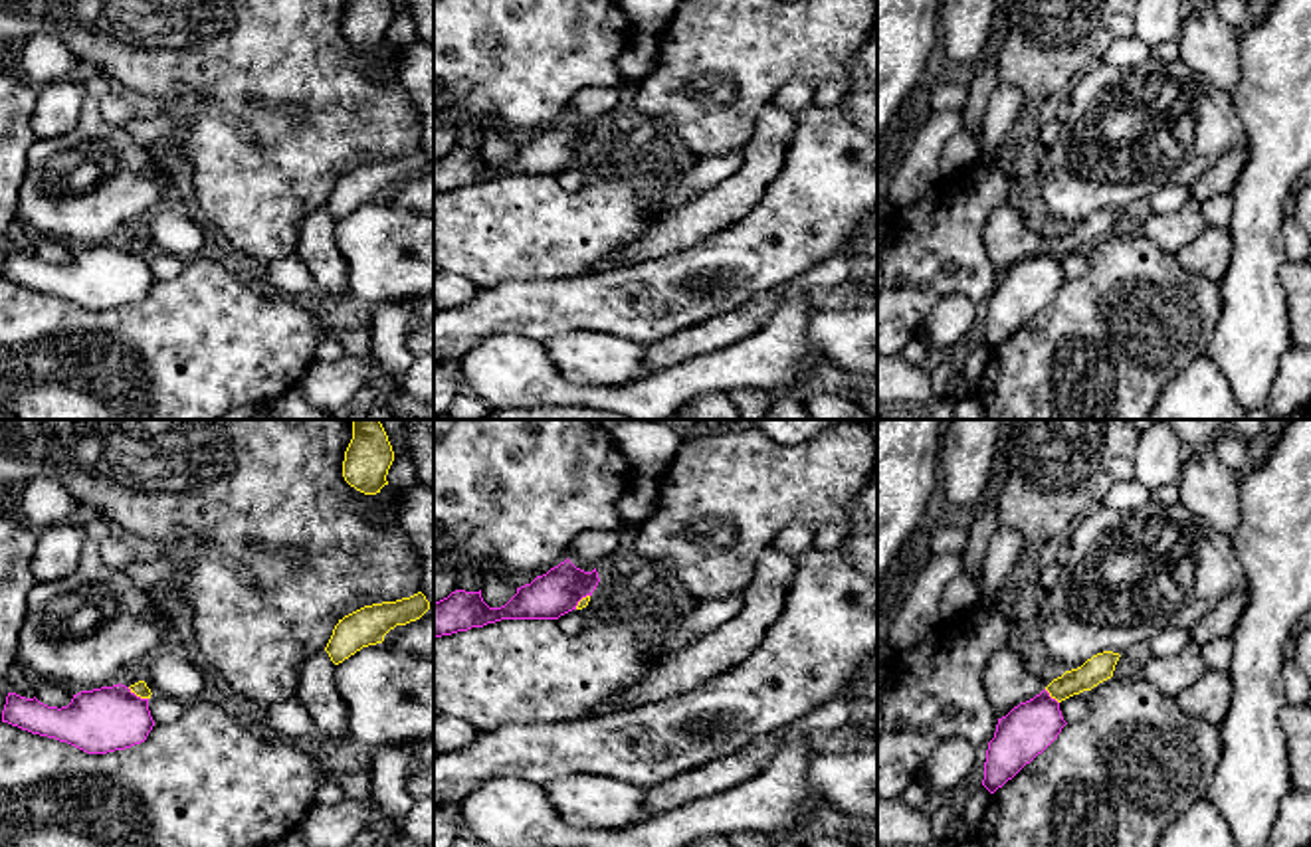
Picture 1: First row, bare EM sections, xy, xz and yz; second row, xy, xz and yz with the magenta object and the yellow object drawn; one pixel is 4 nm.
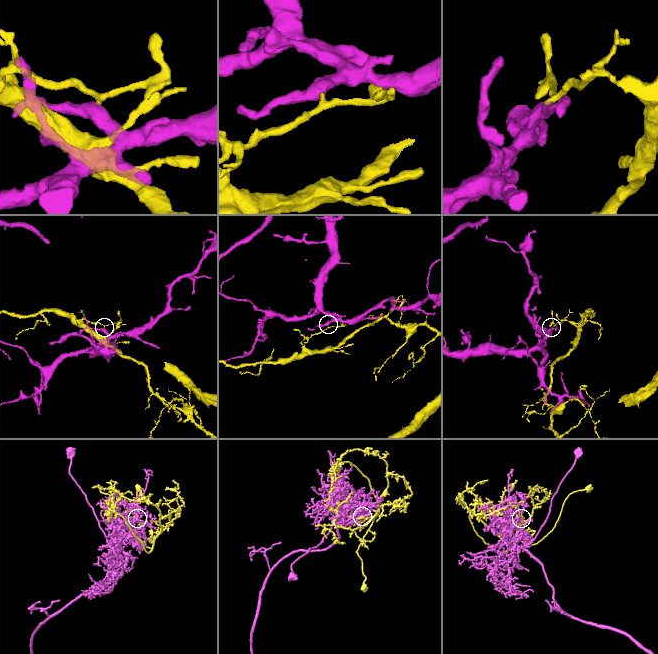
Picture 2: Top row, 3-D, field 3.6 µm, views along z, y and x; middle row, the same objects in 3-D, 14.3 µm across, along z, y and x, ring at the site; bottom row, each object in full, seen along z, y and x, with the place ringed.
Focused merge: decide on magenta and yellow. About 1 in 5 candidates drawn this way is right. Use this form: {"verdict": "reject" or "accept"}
{"verdict": "reject"}

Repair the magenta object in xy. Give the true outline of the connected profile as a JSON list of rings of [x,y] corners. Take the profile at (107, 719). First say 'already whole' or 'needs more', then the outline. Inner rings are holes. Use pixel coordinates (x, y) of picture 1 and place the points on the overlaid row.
already whole; [[[125,685],[73,695],[67,706],[48,706],[36,697],[8,693],[2,722],[67,742],[87,754],[125,750],[147,740],[154,726],[149,699]]]

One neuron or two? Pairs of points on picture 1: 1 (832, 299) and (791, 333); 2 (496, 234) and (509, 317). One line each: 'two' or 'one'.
1: two
2: two

